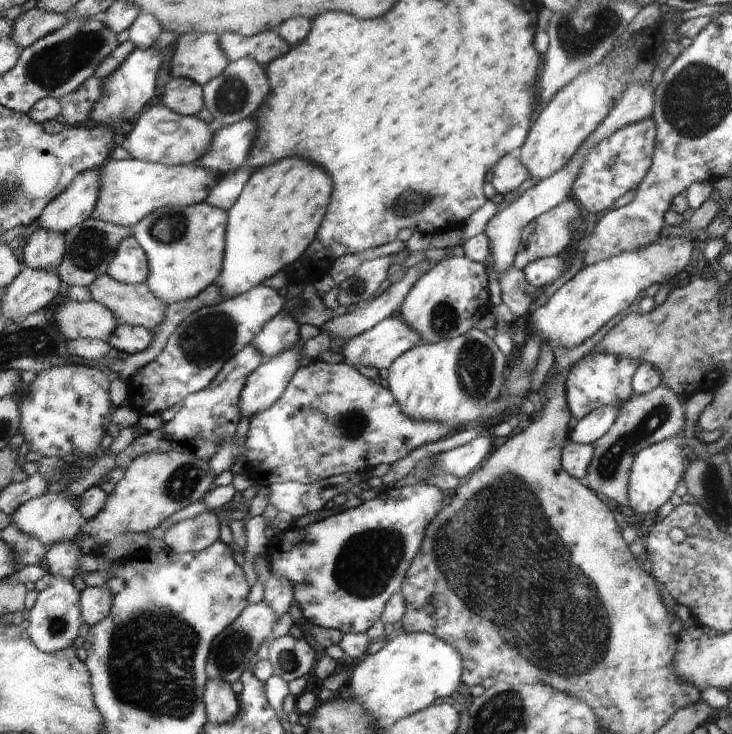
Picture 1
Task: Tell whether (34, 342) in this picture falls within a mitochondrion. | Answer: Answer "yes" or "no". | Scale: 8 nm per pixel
yes

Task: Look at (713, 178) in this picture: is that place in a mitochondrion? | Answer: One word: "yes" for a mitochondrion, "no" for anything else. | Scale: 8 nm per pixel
no

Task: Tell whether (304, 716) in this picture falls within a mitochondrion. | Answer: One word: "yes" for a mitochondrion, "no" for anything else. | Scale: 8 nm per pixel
no

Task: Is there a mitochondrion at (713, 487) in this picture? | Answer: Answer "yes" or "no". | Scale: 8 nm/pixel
yes

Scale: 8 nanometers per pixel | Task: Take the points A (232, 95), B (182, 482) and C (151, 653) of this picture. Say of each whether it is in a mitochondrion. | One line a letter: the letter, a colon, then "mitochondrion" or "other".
A: mitochondrion
B: mitochondrion
C: mitochondrion

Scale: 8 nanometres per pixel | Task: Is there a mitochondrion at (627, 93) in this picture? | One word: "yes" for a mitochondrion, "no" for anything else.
no

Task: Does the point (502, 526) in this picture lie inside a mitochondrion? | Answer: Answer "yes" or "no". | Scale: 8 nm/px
yes

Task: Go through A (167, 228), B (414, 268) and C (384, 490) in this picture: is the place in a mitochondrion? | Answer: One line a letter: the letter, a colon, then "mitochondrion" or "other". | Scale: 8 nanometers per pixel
A: mitochondrion
B: other
C: other

